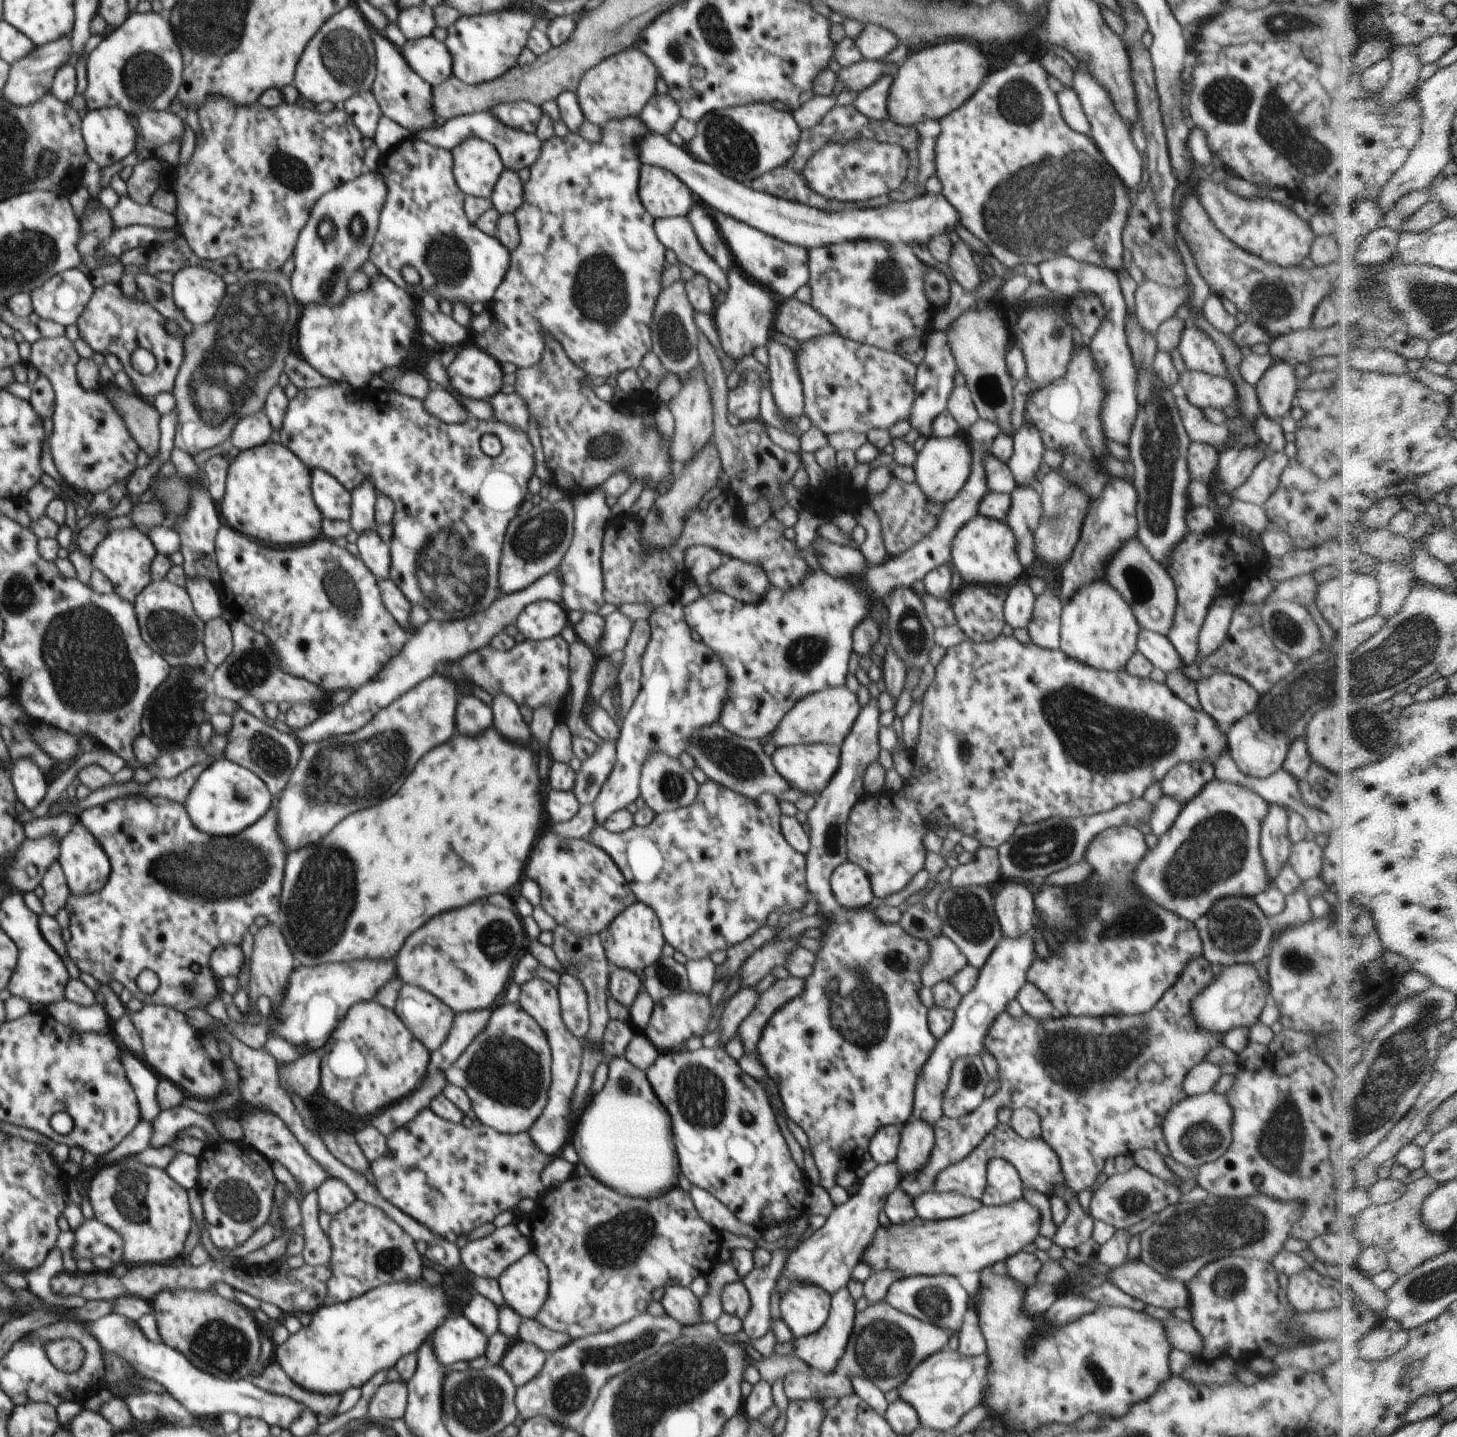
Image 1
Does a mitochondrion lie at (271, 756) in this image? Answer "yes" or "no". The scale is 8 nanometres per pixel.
yes

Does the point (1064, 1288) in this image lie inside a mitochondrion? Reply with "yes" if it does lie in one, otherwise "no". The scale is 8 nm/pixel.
no

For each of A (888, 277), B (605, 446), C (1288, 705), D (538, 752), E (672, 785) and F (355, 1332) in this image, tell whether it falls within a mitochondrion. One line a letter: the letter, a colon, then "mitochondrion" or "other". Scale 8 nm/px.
A: mitochondrion
B: mitochondrion
C: mitochondrion
D: other
E: mitochondrion
F: other

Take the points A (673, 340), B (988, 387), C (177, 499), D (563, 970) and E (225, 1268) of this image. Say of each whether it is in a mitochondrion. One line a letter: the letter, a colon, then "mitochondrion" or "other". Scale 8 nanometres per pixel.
A: mitochondrion
B: mitochondrion
C: mitochondrion
D: other
E: other

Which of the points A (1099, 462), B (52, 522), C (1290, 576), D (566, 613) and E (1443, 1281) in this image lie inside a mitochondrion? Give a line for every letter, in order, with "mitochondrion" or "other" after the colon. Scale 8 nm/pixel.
A: other
B: other
C: other
D: other
E: mitochondrion

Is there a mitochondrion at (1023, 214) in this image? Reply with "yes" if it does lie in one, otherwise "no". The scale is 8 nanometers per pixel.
yes

